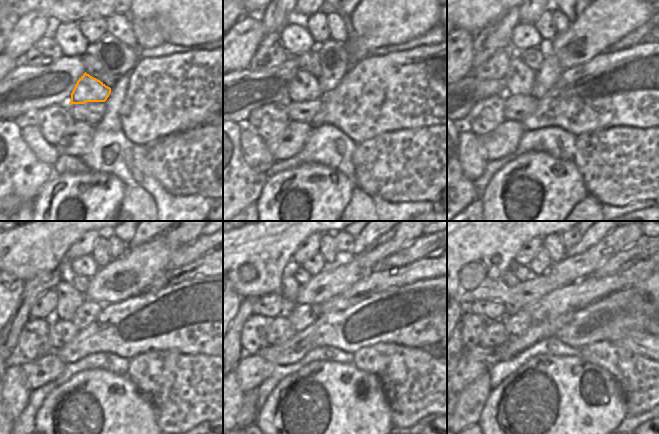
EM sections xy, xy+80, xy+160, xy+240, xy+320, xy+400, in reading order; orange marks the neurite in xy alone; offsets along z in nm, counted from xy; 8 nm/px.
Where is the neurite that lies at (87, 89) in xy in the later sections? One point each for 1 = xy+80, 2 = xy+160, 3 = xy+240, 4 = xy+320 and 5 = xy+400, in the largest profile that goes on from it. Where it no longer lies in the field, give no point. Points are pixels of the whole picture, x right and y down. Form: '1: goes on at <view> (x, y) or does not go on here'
1: goes on at xy+80 (304, 87)
2: goes on at xy+160 (519, 79)
3: goes on at xy+240 (69, 299)
4: goes on at xy+320 (289, 286)
5: goes on at xy+400 (510, 279)

